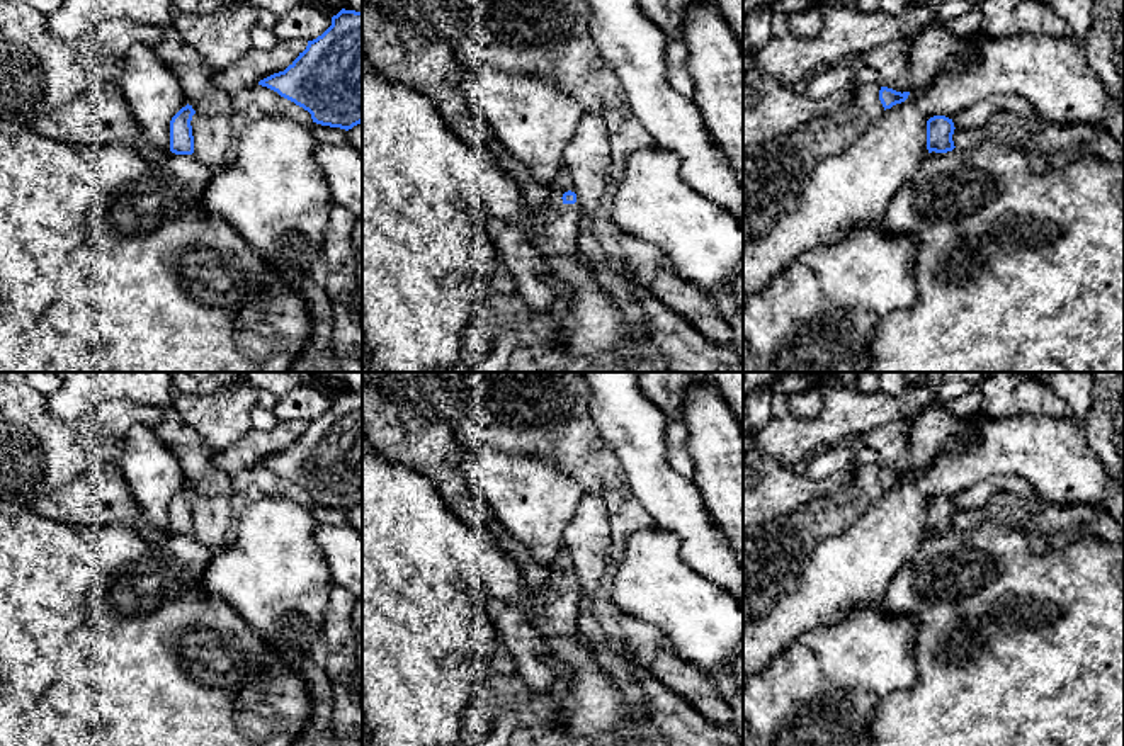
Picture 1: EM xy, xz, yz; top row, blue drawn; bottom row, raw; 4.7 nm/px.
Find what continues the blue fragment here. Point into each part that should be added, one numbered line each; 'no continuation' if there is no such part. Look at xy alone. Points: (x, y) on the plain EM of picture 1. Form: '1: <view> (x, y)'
1: xy (106, 639)

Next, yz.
1: yz (1016, 648)

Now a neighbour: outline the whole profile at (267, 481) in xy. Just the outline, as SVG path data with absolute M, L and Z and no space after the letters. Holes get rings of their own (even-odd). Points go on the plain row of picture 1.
M258 464L248 471L245 483L257 486L265 496L291 498L306 508L313 505L308 491Z

